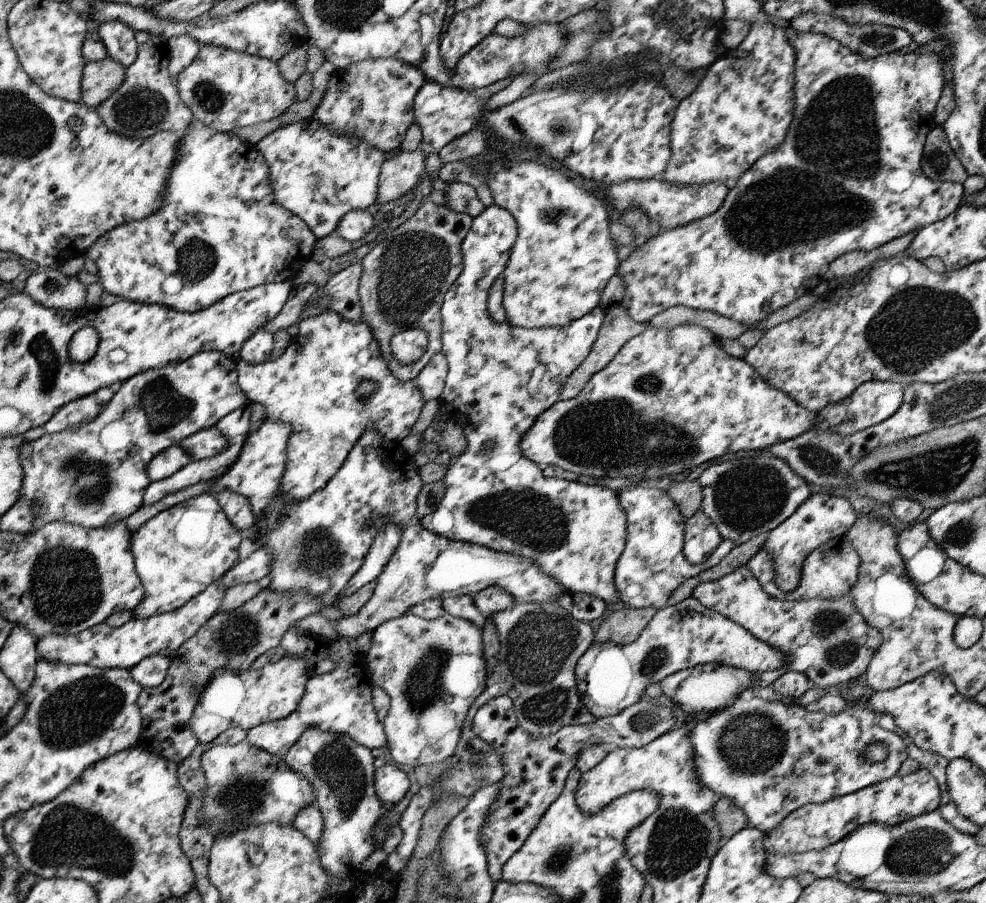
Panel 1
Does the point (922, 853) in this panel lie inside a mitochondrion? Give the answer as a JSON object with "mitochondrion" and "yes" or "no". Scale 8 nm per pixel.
{"mitochondrion":"yes"}

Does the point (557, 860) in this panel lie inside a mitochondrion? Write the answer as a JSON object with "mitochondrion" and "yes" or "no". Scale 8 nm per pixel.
{"mitochondrion":"yes"}

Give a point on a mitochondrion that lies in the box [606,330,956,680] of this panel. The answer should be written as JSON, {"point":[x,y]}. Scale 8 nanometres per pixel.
{"point":[747,497]}

